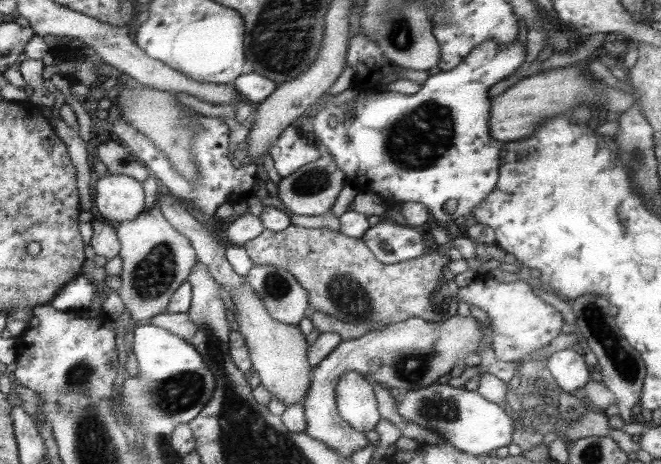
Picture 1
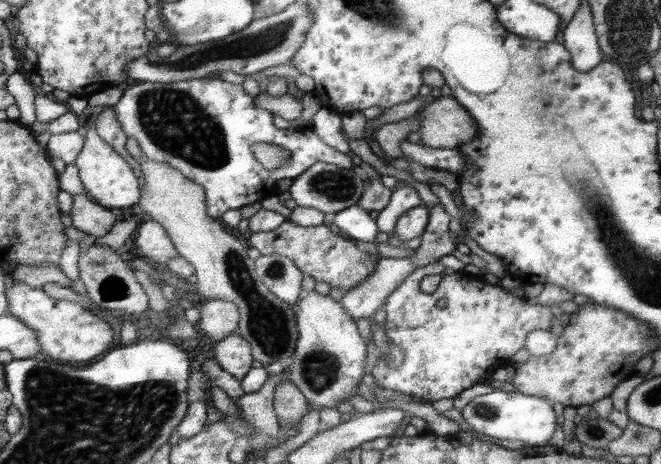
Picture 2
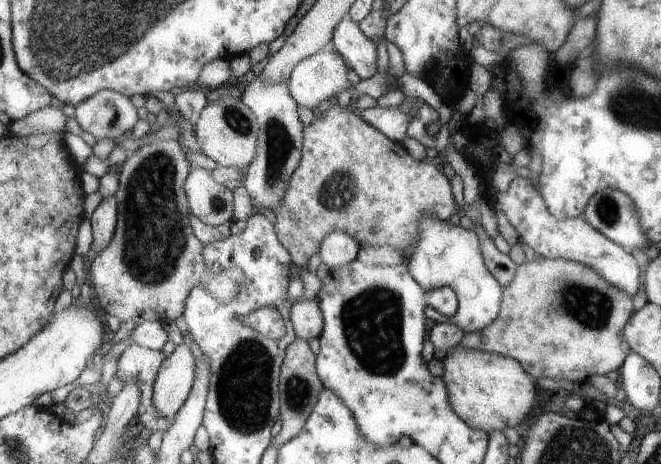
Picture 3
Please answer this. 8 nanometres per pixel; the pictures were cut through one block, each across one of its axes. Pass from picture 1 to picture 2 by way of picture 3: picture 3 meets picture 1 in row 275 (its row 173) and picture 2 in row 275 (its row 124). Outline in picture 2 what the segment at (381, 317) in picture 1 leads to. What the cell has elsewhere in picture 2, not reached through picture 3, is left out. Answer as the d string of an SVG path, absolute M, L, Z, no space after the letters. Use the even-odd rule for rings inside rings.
M285 220L270 232L251 233L247 242L260 255L280 254L315 282L325 282L329 284L329 288L339 288L342 291L358 286L370 274L374 274L376 267L370 255L357 249L353 242L324 224L302 227Z

